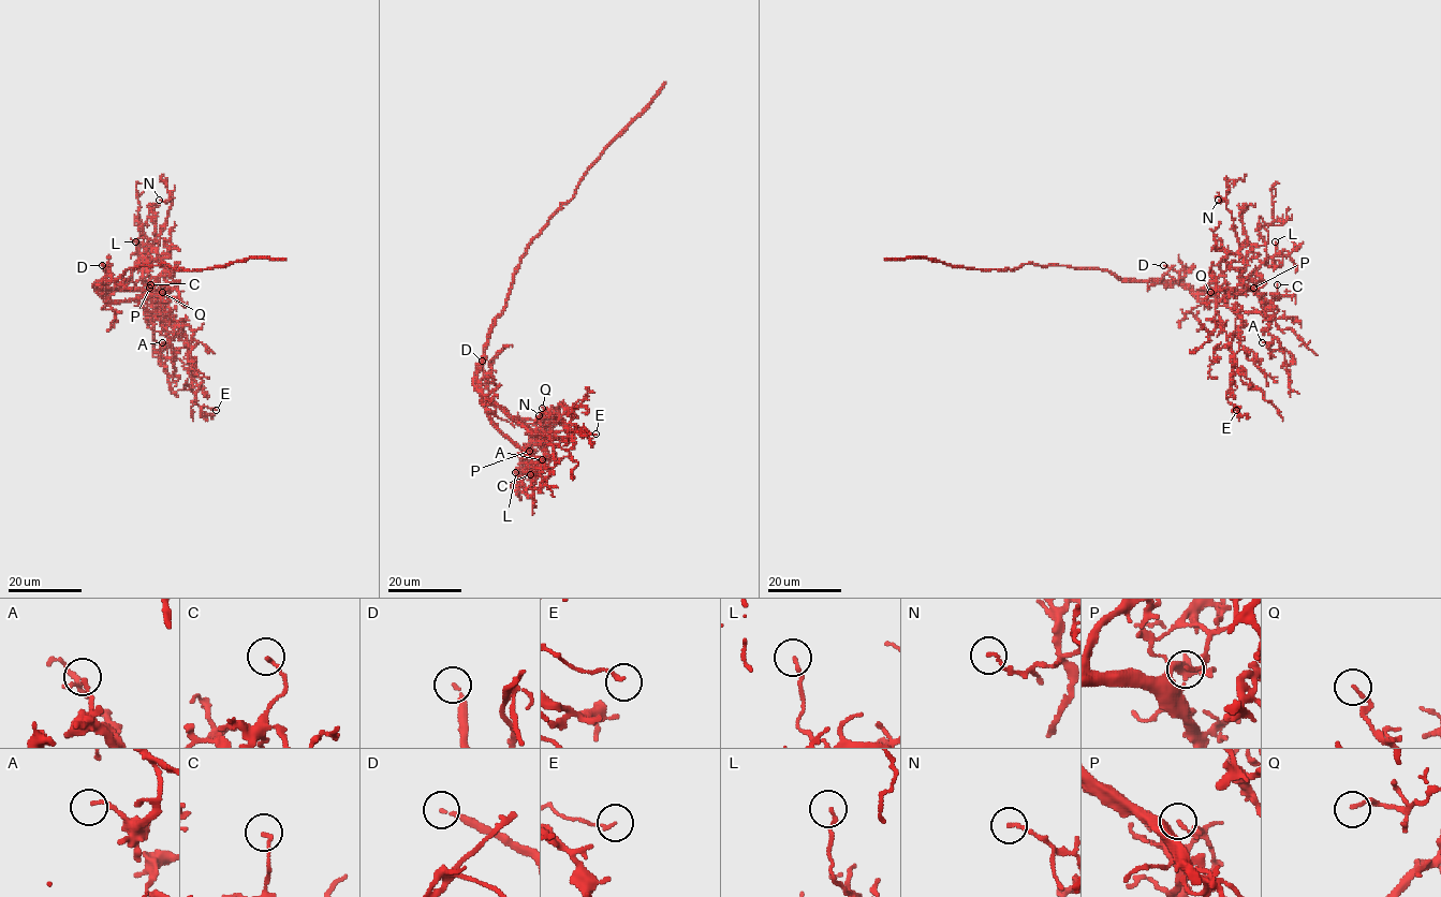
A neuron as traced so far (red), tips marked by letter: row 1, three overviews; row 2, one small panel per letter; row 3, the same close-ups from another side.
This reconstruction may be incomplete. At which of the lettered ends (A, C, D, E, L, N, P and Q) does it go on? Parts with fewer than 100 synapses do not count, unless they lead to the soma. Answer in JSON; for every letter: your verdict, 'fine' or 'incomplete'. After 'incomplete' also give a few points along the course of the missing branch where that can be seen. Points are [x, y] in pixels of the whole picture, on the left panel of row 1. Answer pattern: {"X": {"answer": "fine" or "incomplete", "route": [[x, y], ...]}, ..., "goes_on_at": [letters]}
{"A": {"answer": "fine"}, "C": {"answer": "fine"}, "D": {"answer": "incomplete", "route": [[102, 265], [73, 260], [68, 265], [71, 273], [59, 285]]}, "E": {"answer": "fine"}, "L": {"answer": "fine"}, "N": {"answer": "fine"}, "P": {"answer": "fine"}, "Q": {"answer": "fine"}, "goes_on_at": ["D"]}

